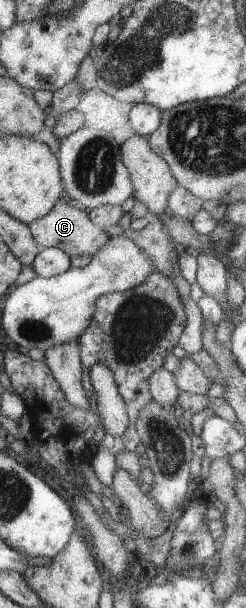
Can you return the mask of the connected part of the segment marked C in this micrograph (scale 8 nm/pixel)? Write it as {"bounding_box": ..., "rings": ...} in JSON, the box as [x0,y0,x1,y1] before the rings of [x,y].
{"bounding_box":[28,197,109,258],"rings":[[[65,197],[60,199],[45,217],[33,221],[28,227],[37,246],[41,249],[49,247],[61,249],[69,258],[77,255],[94,256],[109,239],[104,228],[93,224],[85,211],[69,205]]]}

